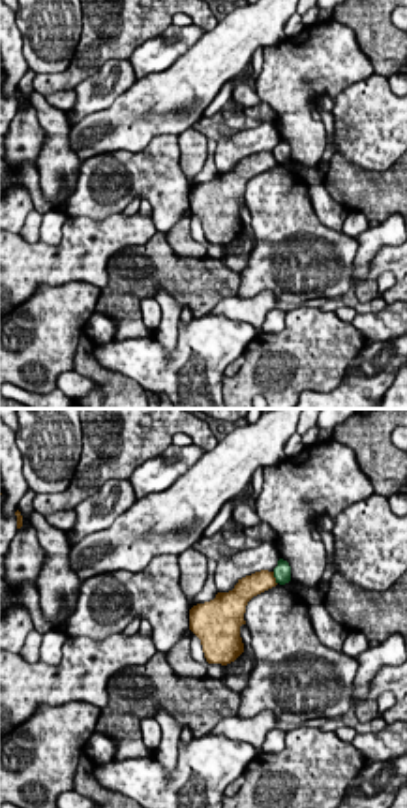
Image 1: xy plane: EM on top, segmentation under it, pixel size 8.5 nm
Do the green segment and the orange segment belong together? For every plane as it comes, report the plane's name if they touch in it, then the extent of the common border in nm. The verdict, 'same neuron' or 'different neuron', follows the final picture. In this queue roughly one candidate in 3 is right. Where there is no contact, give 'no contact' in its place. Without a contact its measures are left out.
xy | 120 nm

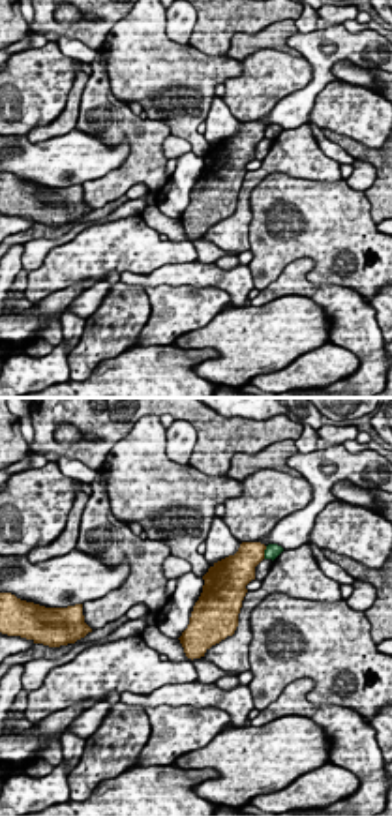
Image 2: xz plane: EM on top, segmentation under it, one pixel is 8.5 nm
xz | 120 nm

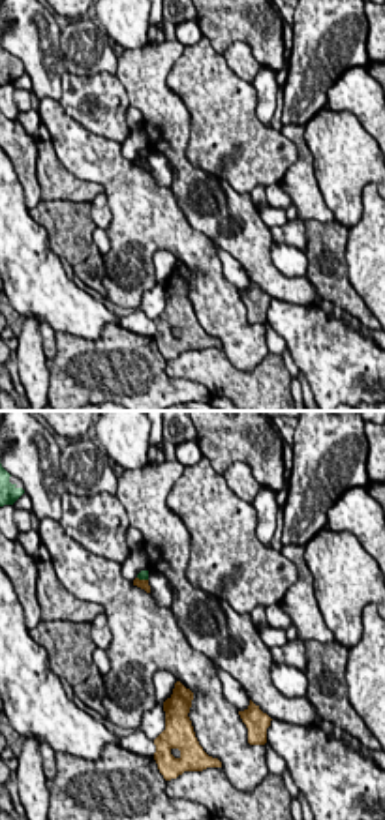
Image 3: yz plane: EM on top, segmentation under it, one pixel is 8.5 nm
yz | 100 nm

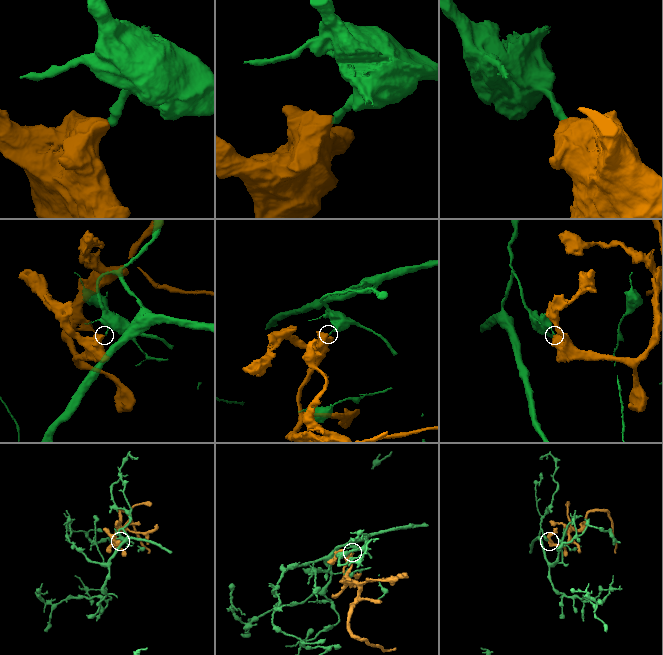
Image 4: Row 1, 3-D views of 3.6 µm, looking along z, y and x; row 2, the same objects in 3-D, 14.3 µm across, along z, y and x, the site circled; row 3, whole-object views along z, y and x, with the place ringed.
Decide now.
different neuron

